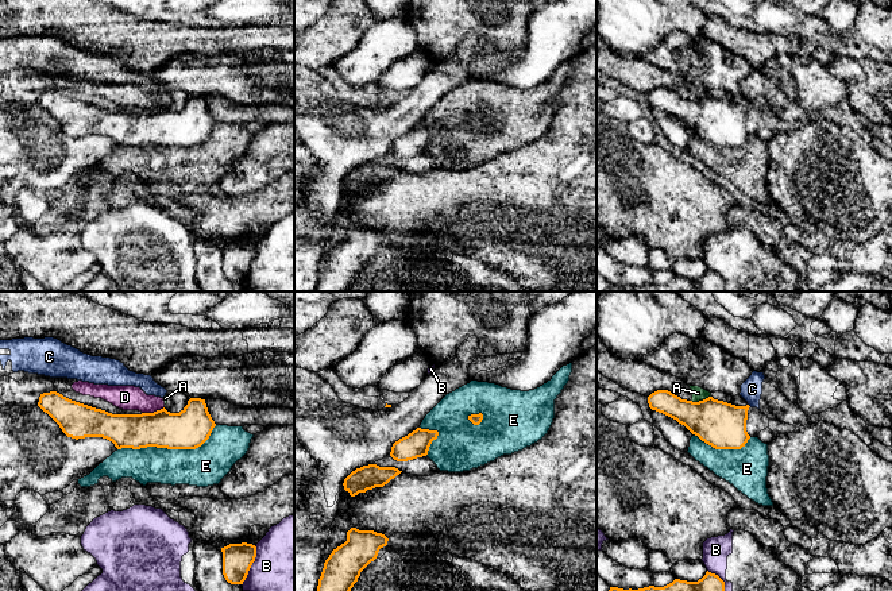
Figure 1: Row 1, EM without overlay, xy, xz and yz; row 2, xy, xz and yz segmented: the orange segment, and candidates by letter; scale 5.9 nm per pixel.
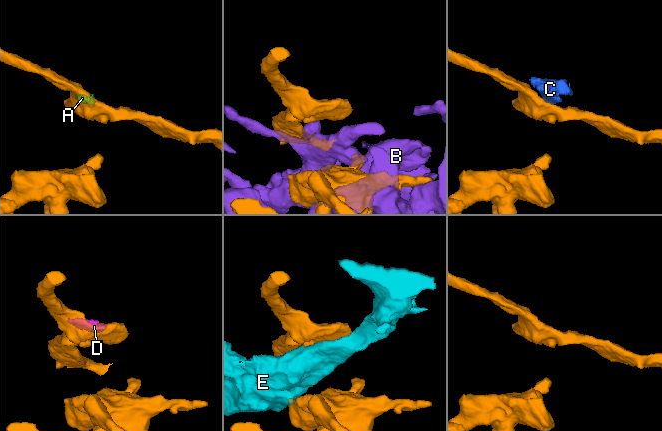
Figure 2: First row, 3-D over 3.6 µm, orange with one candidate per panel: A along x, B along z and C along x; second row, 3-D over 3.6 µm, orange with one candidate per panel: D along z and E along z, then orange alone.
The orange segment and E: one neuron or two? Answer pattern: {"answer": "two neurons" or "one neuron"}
{"answer": "two neurons"}

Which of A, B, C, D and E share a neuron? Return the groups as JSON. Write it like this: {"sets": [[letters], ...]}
{"sets": [["A", "D"], ["B"], ["C"], ["E"]]}

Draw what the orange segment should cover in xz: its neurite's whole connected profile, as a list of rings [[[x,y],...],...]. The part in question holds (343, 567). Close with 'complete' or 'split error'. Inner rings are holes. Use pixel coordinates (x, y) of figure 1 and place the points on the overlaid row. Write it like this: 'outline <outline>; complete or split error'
outline [[[351,528],[347,541],[325,560],[317,591],[351,591],[360,572],[377,559],[387,541],[382,533]]]; complete

